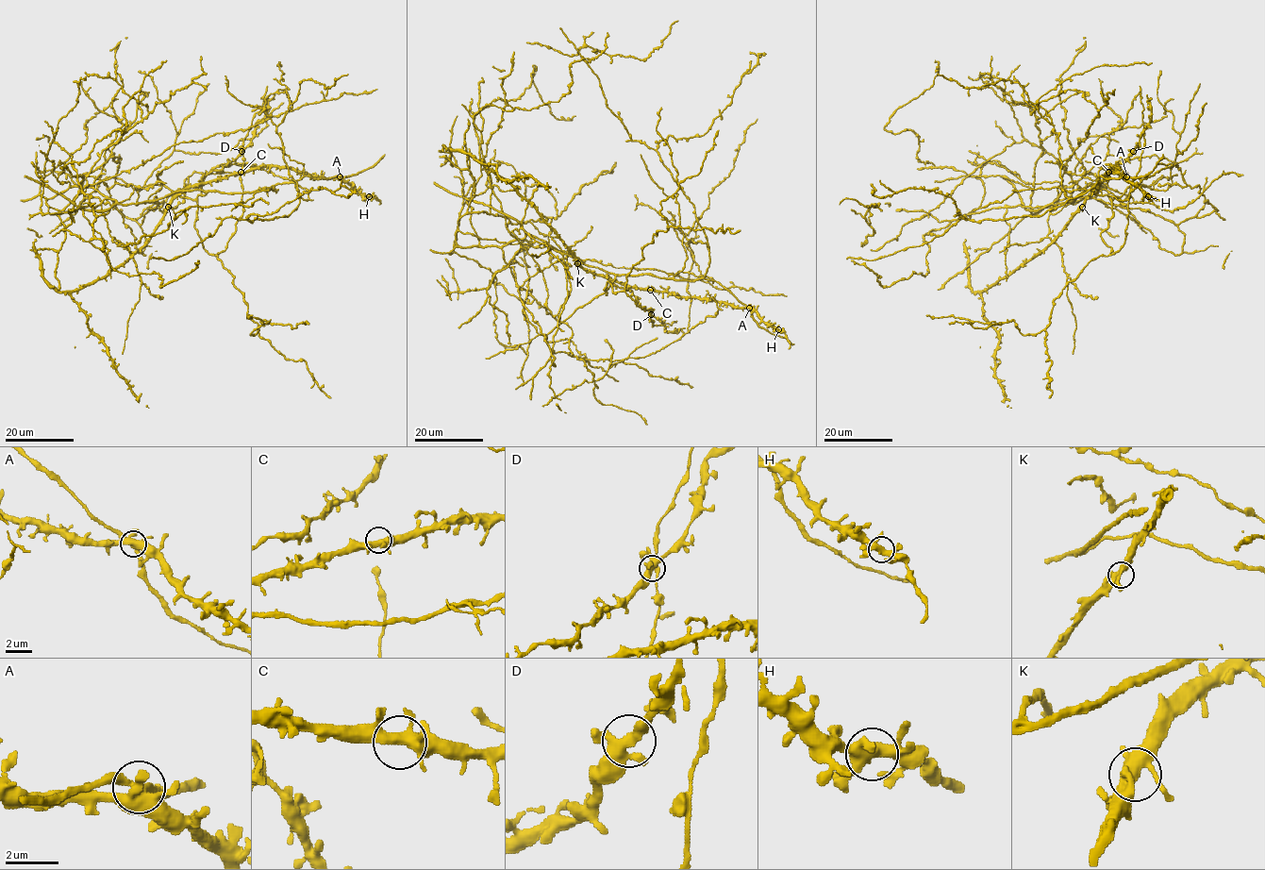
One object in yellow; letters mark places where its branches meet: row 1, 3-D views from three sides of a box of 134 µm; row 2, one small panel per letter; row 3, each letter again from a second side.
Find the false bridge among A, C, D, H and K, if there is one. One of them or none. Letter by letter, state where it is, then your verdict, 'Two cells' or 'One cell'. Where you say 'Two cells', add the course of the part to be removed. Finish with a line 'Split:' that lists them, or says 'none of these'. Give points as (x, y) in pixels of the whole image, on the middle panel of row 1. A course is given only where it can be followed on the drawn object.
A: Place: (749, 308). One cell
C: Place: (650, 290). One cell
D: Place: (651, 314). One cell
H: Place: (778, 329). One cell
K: Place: (577, 263). One cell
Split: none of these

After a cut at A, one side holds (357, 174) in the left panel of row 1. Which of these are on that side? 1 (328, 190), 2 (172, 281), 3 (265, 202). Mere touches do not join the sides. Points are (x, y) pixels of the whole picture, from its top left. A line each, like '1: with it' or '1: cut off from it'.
1: with it
2: cut off from it
3: cut off from it

